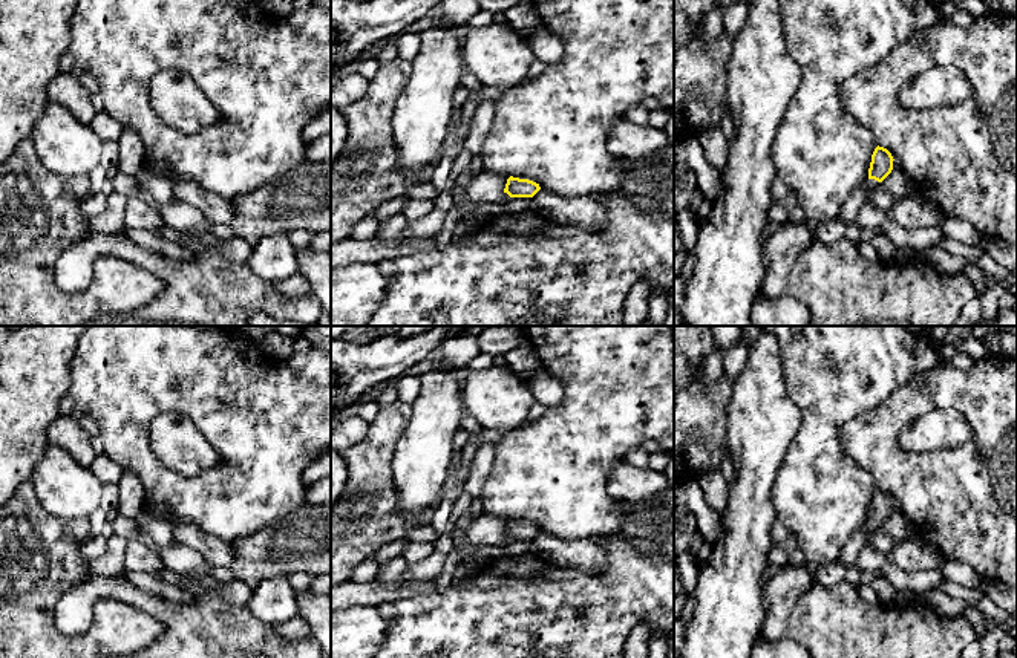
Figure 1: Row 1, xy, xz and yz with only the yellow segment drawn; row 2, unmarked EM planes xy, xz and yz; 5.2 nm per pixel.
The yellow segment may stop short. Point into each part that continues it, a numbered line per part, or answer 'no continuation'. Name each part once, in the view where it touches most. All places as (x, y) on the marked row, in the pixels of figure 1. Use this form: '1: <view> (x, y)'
1: yz (878, 195)

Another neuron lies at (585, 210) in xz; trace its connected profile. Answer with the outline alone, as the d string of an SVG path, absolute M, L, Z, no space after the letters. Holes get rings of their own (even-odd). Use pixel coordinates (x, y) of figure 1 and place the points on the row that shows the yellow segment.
M541 188L531 199L541 216L558 223L600 225L605 220L605 197L602 194L562 197Z

